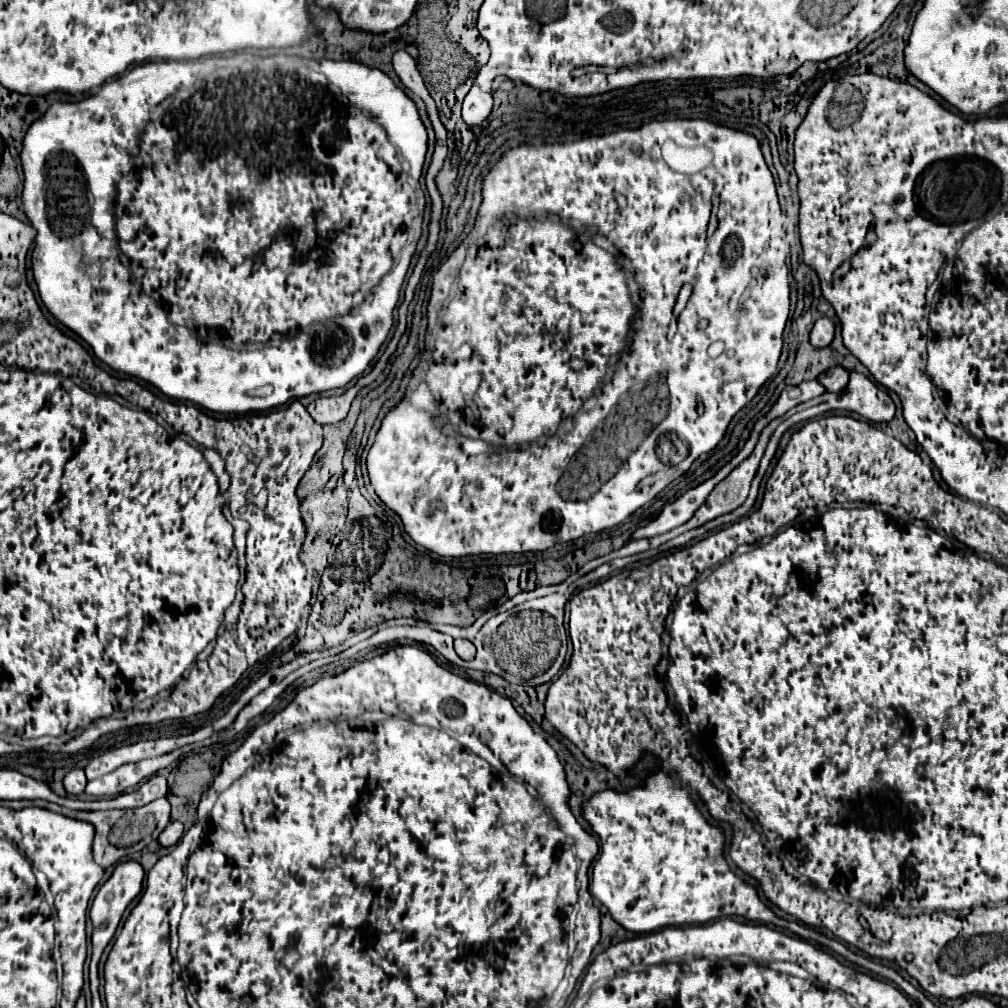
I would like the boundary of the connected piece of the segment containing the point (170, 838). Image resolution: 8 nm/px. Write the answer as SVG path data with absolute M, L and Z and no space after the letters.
M171 822L171 824L159 834L157 842L159 842L159 846L169 848L169 846L175 846L175 844L179 842L181 834L183 834L183 824L181 824L181 822Z

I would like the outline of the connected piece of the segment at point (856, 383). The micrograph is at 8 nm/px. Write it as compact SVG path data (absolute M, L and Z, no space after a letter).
M851 372L847 388L839 394L833 394L827 402L831 402L835 410L855 412L863 420L875 424L889 422L895 416L891 396L861 372Z

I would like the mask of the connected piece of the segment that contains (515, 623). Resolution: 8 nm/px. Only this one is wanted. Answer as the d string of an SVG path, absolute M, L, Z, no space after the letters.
M575 584L567 594L549 594L545 598L523 602L499 616L487 620L471 640L477 646L477 656L465 662L463 668L483 670L505 678L509 684L539 686L557 676L567 652L567 634L563 628L563 606L569 600Z

